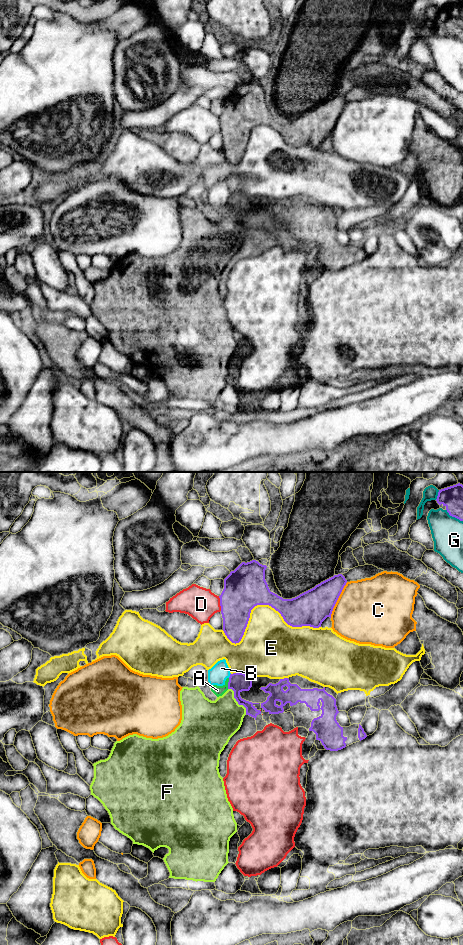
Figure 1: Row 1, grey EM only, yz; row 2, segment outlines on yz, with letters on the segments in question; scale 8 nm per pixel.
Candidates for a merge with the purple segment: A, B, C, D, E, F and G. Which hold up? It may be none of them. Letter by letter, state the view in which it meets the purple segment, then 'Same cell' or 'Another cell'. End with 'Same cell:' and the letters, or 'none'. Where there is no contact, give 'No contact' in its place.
A: Touches purple in yz. Another cell
B: Touches purple in yz. Another cell
C: Touches purple in yz. Another cell
D: Touches purple in yz. Another cell
E: Touches purple in yz. Another cell
F: Touches purple in yz. Same cell
G: Touches purple in yz. Another cell
Same cell: F

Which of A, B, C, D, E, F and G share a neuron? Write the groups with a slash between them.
A B / C / D / E / F / G

